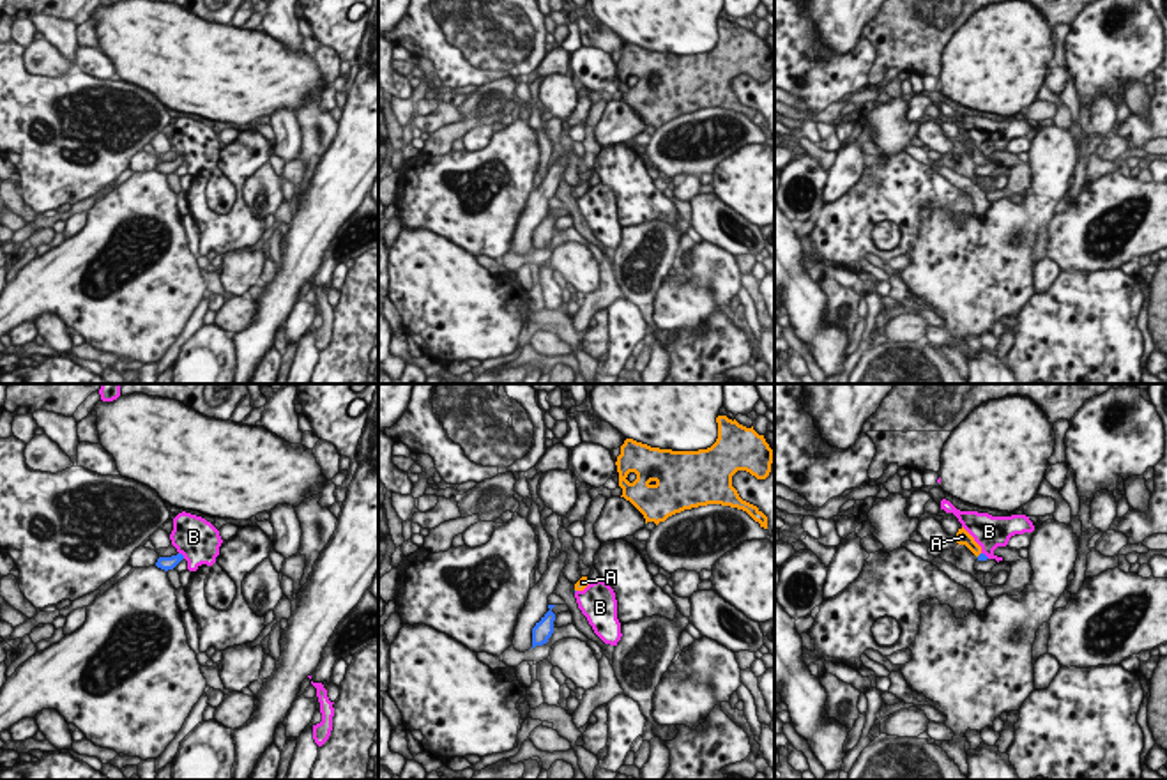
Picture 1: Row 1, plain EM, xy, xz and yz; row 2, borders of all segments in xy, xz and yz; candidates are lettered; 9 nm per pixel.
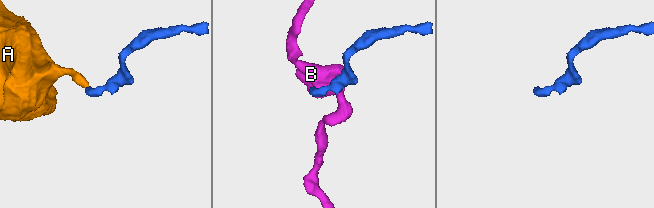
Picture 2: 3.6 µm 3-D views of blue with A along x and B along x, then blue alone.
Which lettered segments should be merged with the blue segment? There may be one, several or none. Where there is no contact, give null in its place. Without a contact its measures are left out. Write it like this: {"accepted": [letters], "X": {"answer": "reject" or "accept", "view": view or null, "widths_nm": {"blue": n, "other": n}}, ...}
{"accepted": ["A"], "A": {"answer": "accept", "view": null}, "B": {"answer": "reject", "view": "xy", "widths_nm": {"blue": 130, "other": 380}}}

